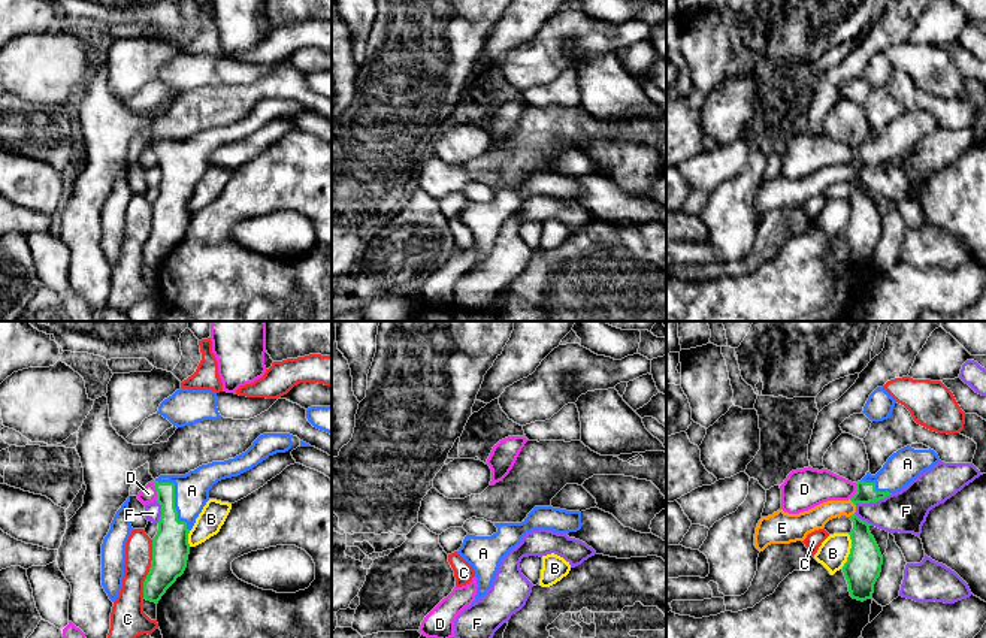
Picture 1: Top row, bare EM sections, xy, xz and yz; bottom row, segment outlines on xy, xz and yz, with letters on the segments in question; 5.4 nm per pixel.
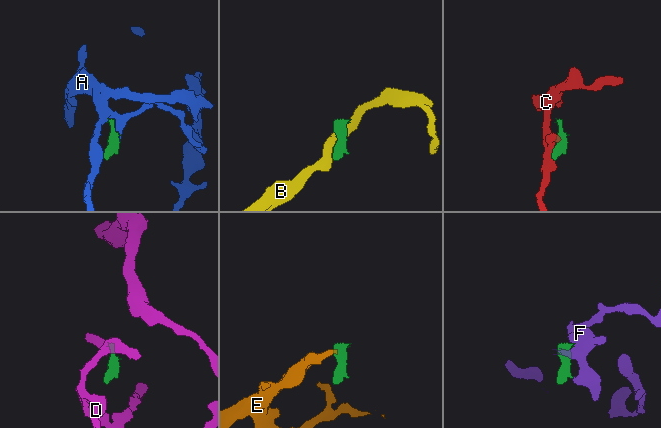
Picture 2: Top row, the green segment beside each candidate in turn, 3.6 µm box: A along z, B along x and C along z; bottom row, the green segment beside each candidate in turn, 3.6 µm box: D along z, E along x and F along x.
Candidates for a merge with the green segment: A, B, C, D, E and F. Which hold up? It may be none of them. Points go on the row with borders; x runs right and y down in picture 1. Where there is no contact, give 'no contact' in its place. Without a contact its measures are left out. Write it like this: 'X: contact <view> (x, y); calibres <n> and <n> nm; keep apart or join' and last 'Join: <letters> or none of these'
A: contact xy (174, 499); calibres 190 and 190 nm; join
B: contact yz (850, 550); calibres 190 and 160 nm; keep apart
C: contact xy (150, 568); calibres 200 and 160 nm; keep apart
D: contact xy (156, 489); calibres 150 and 90 nm; keep apart
E: contact yz (852, 501); calibres 110 and 120 nm; keep apart
F: contact yz (873, 501); calibres 110 and 240 nm; keep apart
Join: A

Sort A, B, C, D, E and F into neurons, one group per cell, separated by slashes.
A / B / C / D / E F

